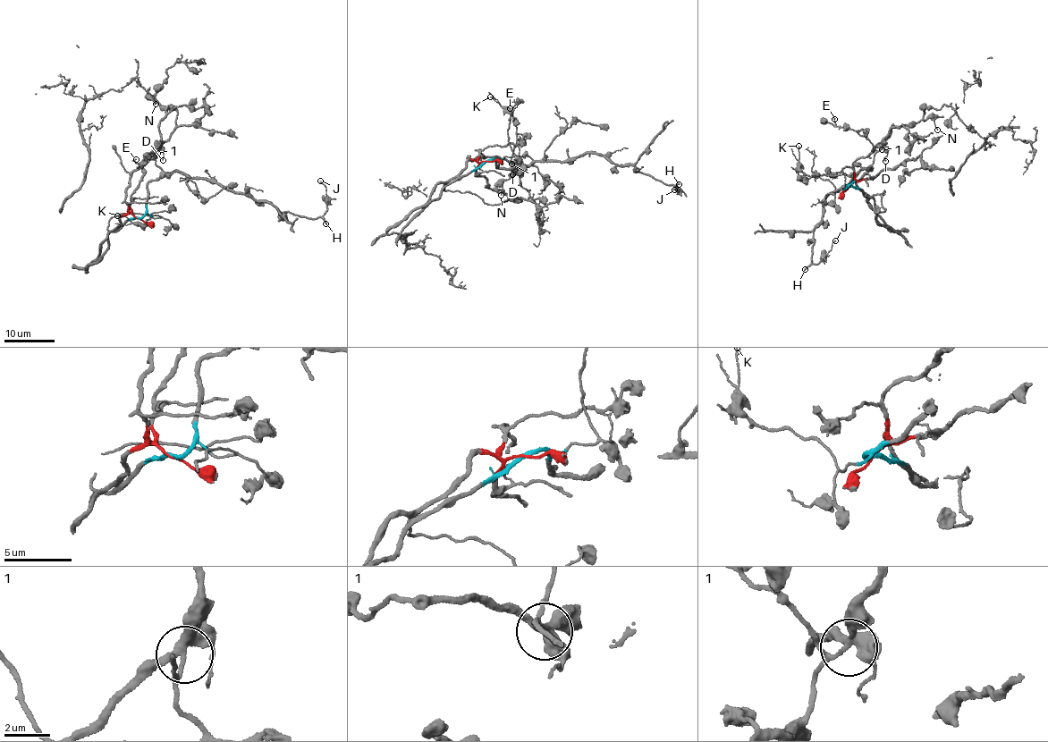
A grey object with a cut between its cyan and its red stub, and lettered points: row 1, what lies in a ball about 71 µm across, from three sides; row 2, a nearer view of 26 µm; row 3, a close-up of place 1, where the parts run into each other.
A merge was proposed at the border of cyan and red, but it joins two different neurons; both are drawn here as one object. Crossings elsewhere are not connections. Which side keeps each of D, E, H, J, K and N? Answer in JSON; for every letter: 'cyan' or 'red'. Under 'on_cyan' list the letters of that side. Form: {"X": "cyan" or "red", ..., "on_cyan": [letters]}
{"D": "cyan", "E": "cyan", "H": "cyan", "J": "cyan", "K": "cyan", "N": "red", "on_cyan": ["D", "E", "H", "J", "K"]}

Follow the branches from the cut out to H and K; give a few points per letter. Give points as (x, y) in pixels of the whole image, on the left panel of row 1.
H: (138, 218), (146, 213), (149, 182), (177, 172), (271, 201), (282, 211), (324, 218), (326, 223)
K: (138, 218), (149, 214), (154, 218), (160, 216), (150, 216), (145, 225), (117, 215)

